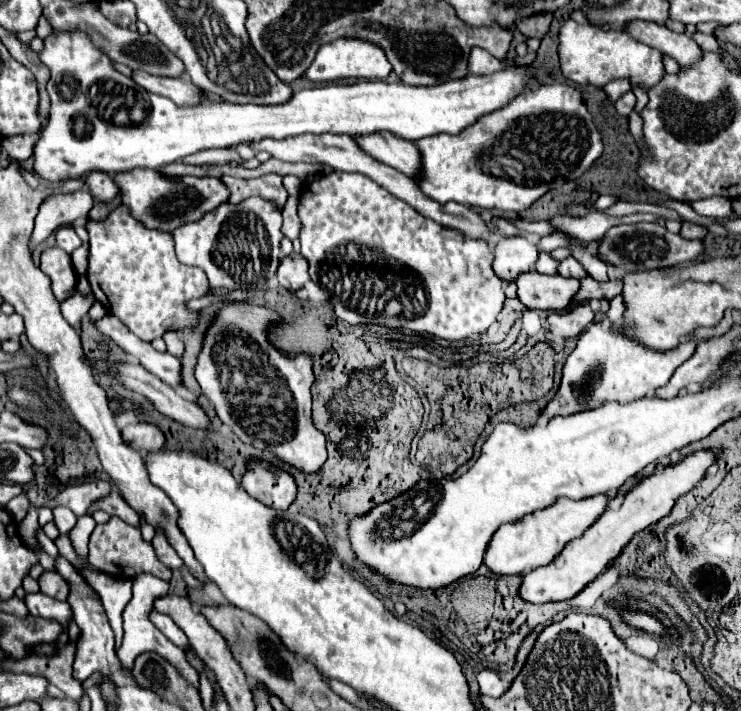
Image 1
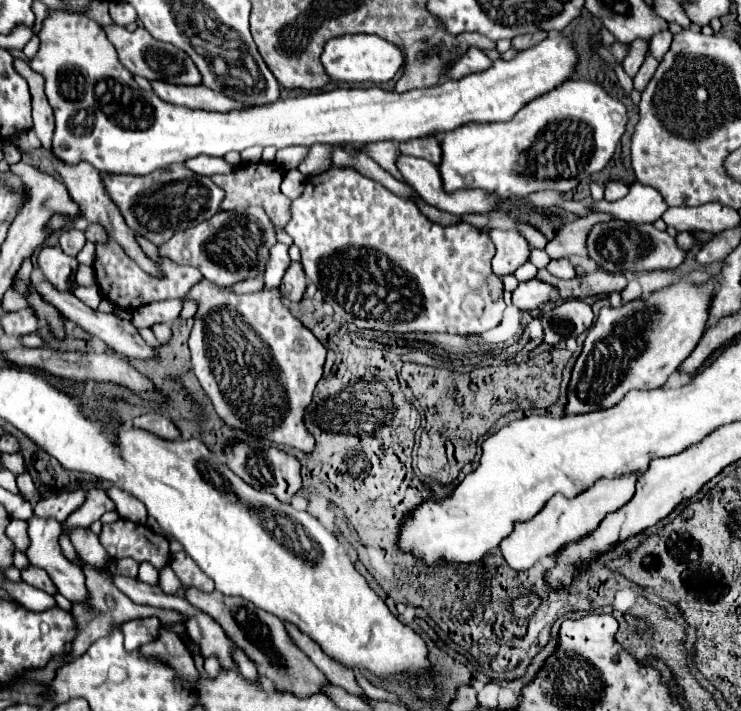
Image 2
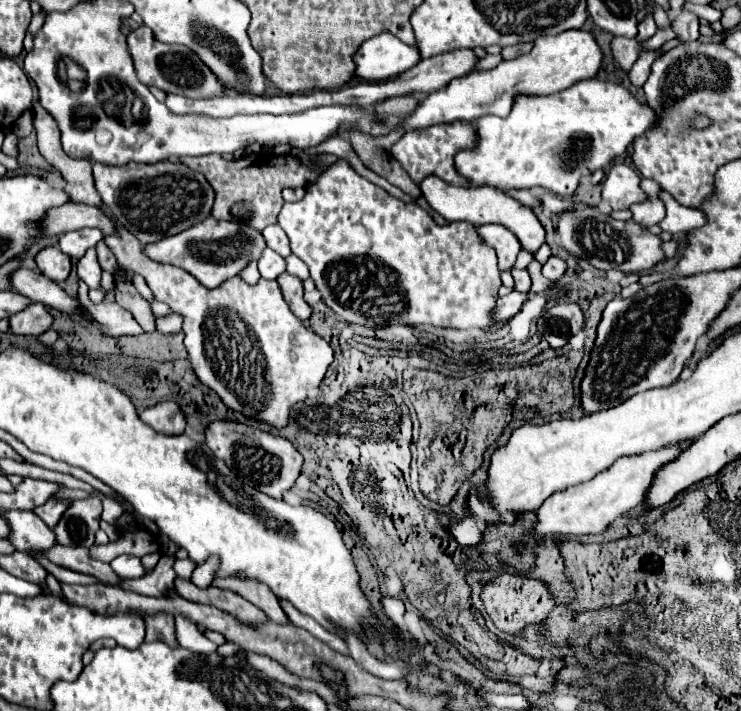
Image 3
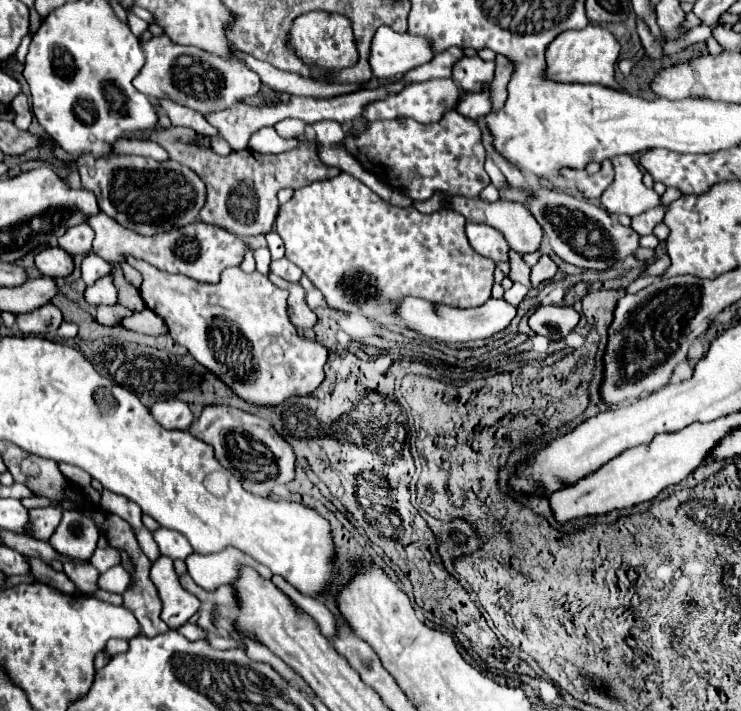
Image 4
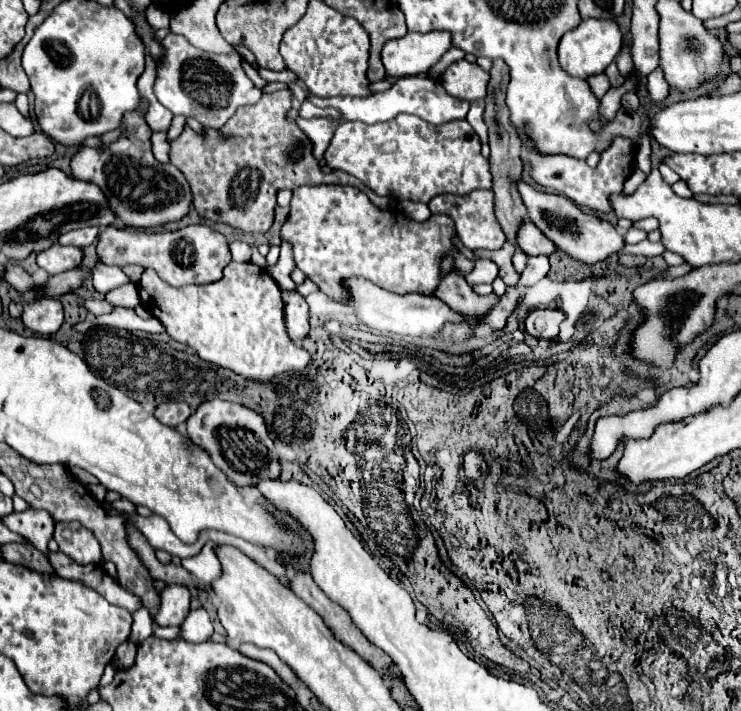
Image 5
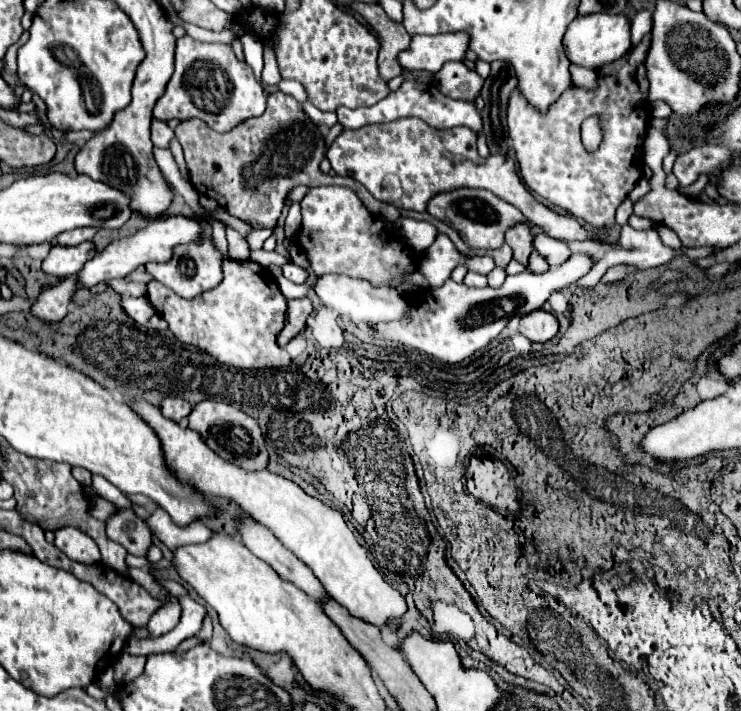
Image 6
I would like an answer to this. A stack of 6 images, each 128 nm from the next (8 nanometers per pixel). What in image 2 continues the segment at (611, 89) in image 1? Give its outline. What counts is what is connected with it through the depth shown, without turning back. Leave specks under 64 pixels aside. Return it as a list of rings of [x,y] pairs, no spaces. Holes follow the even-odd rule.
[[[634,40],[632,42],[632,46],[628,48],[628,54],[626,54],[626,58],[624,58],[624,70],[628,72],[628,76],[636,76],[636,72],[640,70],[640,66],[642,66],[642,62],[644,62],[644,56],[646,56],[646,52],[648,52],[648,42],[646,40]]]

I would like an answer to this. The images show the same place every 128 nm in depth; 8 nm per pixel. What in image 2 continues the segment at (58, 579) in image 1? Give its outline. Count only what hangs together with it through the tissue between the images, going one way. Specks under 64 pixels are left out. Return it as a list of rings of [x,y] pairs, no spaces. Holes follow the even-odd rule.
[[[30,564],[30,566],[24,568],[20,574],[22,574],[22,580],[24,580],[26,584],[32,584],[32,586],[48,592],[48,594],[56,594],[56,586],[52,584],[50,576],[48,576],[44,570],[40,570],[40,568],[36,568],[36,566]]]

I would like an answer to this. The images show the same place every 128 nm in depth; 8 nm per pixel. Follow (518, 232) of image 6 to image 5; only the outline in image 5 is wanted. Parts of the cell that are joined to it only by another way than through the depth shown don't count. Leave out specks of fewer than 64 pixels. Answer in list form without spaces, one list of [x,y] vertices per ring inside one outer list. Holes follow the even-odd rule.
[[[494,60],[492,68],[490,68],[490,82],[488,82],[488,92],[484,102],[486,102],[486,110],[484,110],[484,122],[488,126],[488,144],[490,144],[490,166],[492,166],[492,174],[494,174],[494,194],[496,194],[496,216],[498,222],[506,234],[506,240],[518,248],[516,244],[516,232],[522,226],[524,220],[528,220],[528,212],[524,208],[524,202],[520,200],[514,180],[520,178],[522,174],[522,160],[520,160],[520,152],[522,152],[522,142],[518,138],[518,132],[514,128],[514,124],[510,122],[510,110],[506,106],[506,86],[510,82],[508,76],[508,66],[504,60]]]

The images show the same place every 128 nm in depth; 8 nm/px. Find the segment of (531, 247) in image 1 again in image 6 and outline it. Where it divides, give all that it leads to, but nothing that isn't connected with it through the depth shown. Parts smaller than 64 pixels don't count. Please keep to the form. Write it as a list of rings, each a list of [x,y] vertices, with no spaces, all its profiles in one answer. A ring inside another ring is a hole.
[[[458,188],[450,192],[440,192],[428,200],[426,212],[452,226],[460,234],[460,238],[468,244],[468,248],[500,248],[504,244],[506,230],[510,230],[516,224],[528,224],[532,236],[542,234],[542,230],[536,224],[532,224],[516,206],[498,198],[490,190],[480,188]]]

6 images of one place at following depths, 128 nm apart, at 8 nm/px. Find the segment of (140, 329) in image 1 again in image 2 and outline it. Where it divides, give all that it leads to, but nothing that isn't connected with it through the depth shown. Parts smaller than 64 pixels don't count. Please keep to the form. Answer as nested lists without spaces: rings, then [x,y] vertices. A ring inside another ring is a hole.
[[[138,236],[140,246],[144,248],[144,252],[148,252],[148,256],[156,258],[156,262],[160,264],[160,270],[164,272],[164,278],[152,278],[148,276],[142,268],[138,268],[136,264],[132,264],[132,260],[128,260],[128,256],[124,256],[124,250],[118,244],[98,244],[96,246],[96,284],[100,288],[100,292],[114,302],[114,306],[118,308],[138,308],[144,306],[152,300],[166,300],[166,298],[182,298],[186,296],[186,292],[192,288],[192,284],[200,282],[200,272],[196,272],[196,268],[192,266],[178,266],[172,264],[172,260],[160,260],[158,256],[158,248],[152,246],[152,242],[142,240],[142,236]]]

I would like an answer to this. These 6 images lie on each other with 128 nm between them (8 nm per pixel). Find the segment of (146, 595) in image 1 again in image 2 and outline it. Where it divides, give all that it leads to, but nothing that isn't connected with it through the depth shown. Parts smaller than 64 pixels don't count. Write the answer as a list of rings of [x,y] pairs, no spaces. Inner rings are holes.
[[[142,562],[138,578],[144,580],[144,582],[148,582],[148,584],[152,584],[152,586],[156,586],[158,584],[158,570],[150,562]],[[138,618],[124,622],[122,624],[124,648],[128,648],[128,652],[138,650],[142,644],[152,640],[152,636],[156,636],[156,628],[160,628],[160,622],[156,618]]]

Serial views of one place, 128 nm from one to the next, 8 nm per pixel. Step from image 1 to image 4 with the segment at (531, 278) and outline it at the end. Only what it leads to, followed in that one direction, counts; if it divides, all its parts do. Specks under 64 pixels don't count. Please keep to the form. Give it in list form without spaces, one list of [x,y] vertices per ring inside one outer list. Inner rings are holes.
[[[402,298],[398,304],[398,310],[394,314],[396,320],[400,320],[406,328],[440,342],[470,342],[478,338],[494,336],[496,332],[504,330],[510,320],[516,316],[516,308],[508,304],[506,300],[494,300],[490,298],[486,304],[478,308],[452,308],[446,304],[432,304],[422,298]]]

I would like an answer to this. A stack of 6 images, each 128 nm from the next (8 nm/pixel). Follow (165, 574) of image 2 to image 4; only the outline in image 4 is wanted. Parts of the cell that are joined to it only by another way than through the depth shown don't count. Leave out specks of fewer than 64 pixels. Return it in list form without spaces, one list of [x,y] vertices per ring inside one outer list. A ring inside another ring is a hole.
[[[118,564],[114,568],[110,568],[108,572],[100,574],[100,588],[114,592],[114,594],[122,594],[126,588],[130,586],[130,574]]]

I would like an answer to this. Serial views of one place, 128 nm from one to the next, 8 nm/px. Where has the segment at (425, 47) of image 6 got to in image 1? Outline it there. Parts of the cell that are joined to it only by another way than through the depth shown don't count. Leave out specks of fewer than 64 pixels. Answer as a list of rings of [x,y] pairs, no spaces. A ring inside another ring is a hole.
[[[338,38],[324,44],[318,50],[312,66],[306,72],[306,78],[310,78],[312,82],[334,82],[334,80],[358,78],[360,74],[366,74],[366,78],[358,78],[358,80],[384,80],[388,78],[390,72],[392,72],[392,64],[388,62],[384,50],[378,44],[362,38]],[[368,76],[374,76],[374,78],[368,78]]]

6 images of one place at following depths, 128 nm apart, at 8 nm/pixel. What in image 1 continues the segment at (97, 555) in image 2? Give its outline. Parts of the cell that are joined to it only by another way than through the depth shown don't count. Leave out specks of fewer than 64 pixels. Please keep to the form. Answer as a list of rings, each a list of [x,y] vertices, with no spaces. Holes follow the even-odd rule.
[[[54,508],[54,522],[56,522],[60,534],[70,534],[76,520],[78,518],[72,512],[68,512],[68,508]]]

